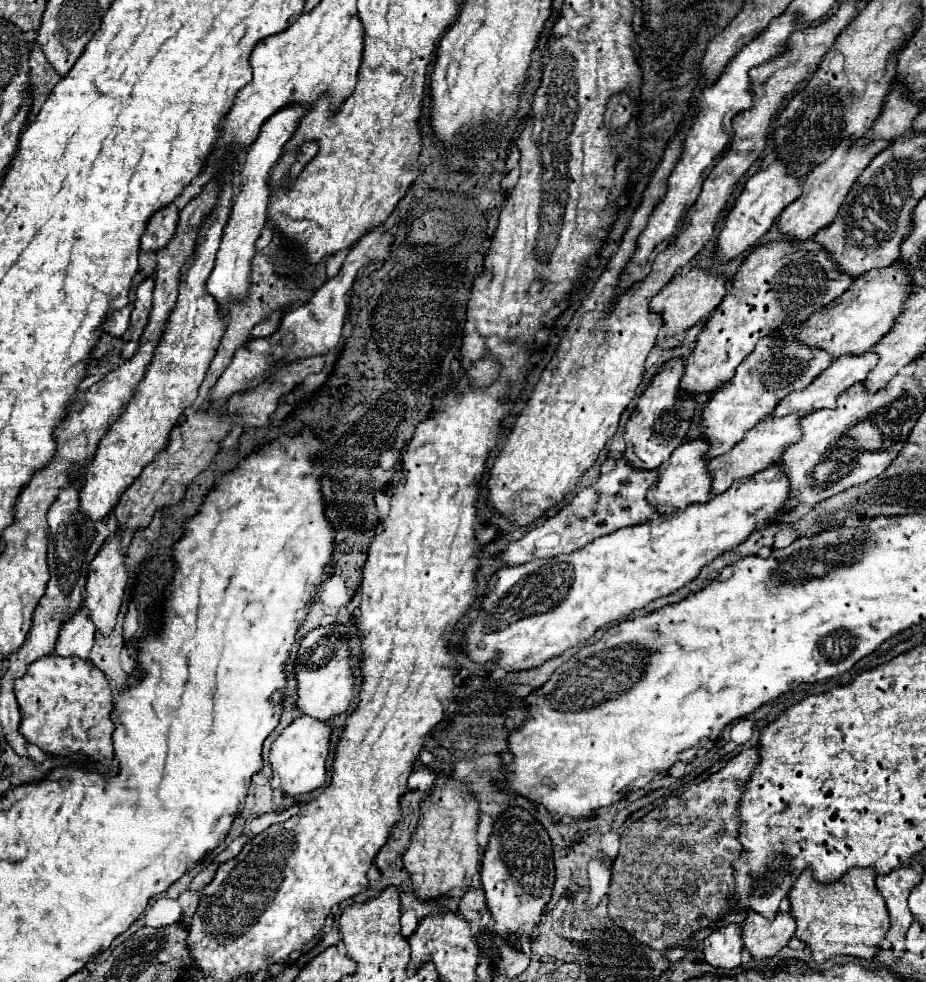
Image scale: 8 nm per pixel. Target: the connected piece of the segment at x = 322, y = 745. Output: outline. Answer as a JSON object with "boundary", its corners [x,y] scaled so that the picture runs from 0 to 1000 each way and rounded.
{"boundary":[[[324,728],[305,744],[305,748],[294,757],[289,773],[296,789],[302,793],[300,801],[305,803],[307,810],[322,812],[350,801],[354,759],[356,759],[356,738],[343,736],[333,728]]]}

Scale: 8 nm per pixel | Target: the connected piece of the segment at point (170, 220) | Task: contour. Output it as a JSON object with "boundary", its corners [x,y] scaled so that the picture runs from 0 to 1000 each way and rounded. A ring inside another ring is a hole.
{"boundary":[[[181,207],[173,215],[168,215],[162,221],[158,235],[151,243],[153,256],[168,256],[171,252],[179,249],[184,245],[184,239],[188,239],[190,227],[192,227],[192,211],[188,207]]]}

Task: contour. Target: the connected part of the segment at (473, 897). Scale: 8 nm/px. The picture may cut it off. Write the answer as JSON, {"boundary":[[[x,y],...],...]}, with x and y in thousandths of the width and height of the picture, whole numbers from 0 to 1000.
{"boundary":[[[505,905],[497,918],[497,932],[516,948],[529,944],[529,930],[525,928],[521,905]]]}

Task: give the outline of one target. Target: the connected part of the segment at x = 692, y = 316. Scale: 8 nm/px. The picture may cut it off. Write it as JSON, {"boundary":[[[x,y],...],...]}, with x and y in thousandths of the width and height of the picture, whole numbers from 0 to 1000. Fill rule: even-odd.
{"boundary":[[[747,272],[741,280],[726,284],[704,307],[702,307],[702,317],[715,321],[715,329],[719,333],[719,341],[728,343],[754,329],[758,329],[760,325],[765,325],[765,321],[778,311],[780,302],[784,298],[784,286],[782,282],[767,278],[765,274],[754,274]]]}

